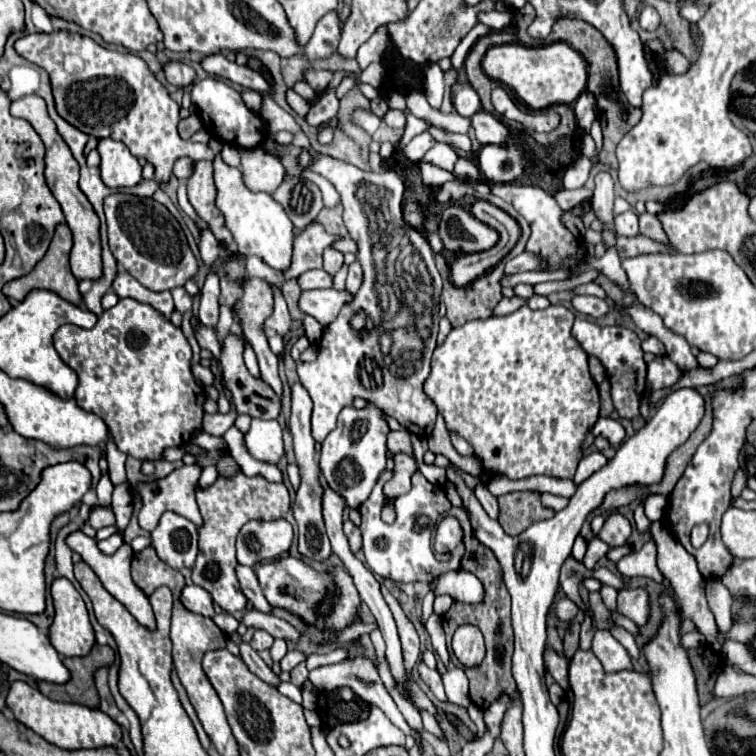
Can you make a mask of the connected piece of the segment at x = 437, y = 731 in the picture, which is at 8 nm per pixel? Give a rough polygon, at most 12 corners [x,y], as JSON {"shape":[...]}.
{"shape":[[420,711],[424,729],[444,739],[444,731],[436,717],[428,711]]}

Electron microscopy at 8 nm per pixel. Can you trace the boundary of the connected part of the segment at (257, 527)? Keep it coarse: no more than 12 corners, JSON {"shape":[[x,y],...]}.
{"shape":[[286,519],[248,521],[236,541],[238,563],[286,553]]}

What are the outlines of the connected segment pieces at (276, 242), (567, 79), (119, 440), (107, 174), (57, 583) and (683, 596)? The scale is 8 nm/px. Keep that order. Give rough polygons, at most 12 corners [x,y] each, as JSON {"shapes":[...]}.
{"shapes":[[[214,159],[216,207],[240,255],[292,257],[292,221],[268,193]],[[564,41],[494,45],[482,71],[531,109],[570,105],[588,65]],[[124,297],[54,347],[136,459],[202,427],[192,349]],[[114,139],[98,141],[106,187],[142,181],[138,159]],[[64,577],[50,585],[50,643],[62,657],[82,657],[94,629],[80,593]],[[664,521],[650,535],[658,569],[716,653],[718,627],[704,595],[696,559],[674,539]]]}

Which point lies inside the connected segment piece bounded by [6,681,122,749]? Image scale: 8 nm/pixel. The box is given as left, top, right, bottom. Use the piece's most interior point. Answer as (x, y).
(70, 726)

